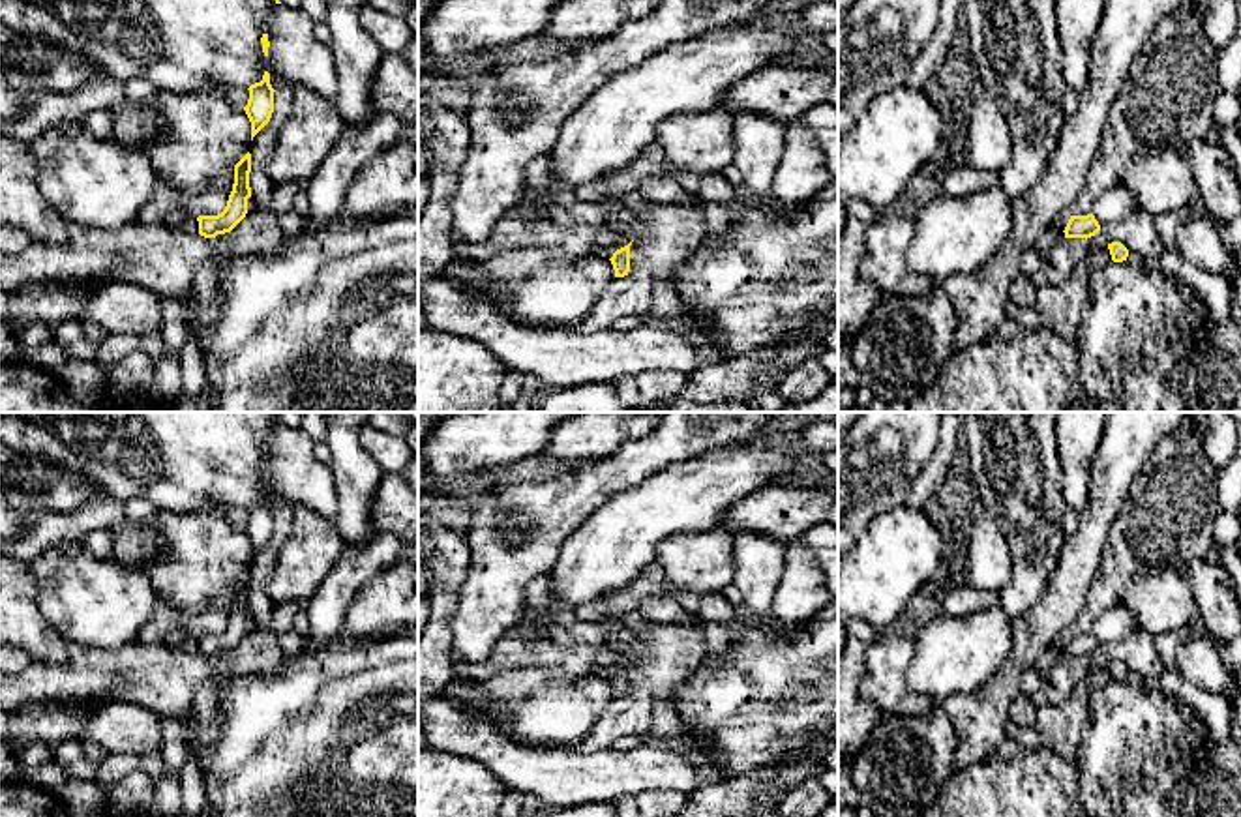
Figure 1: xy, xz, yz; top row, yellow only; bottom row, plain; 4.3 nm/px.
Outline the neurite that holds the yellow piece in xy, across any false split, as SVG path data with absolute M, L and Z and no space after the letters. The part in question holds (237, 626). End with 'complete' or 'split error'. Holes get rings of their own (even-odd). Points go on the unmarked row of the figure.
M247 572L234 585L234 603L229 615L227 626L217 635L199 635L199 654L204 658L216 658L217 654L231 652L247 633L251 573Z; complete

